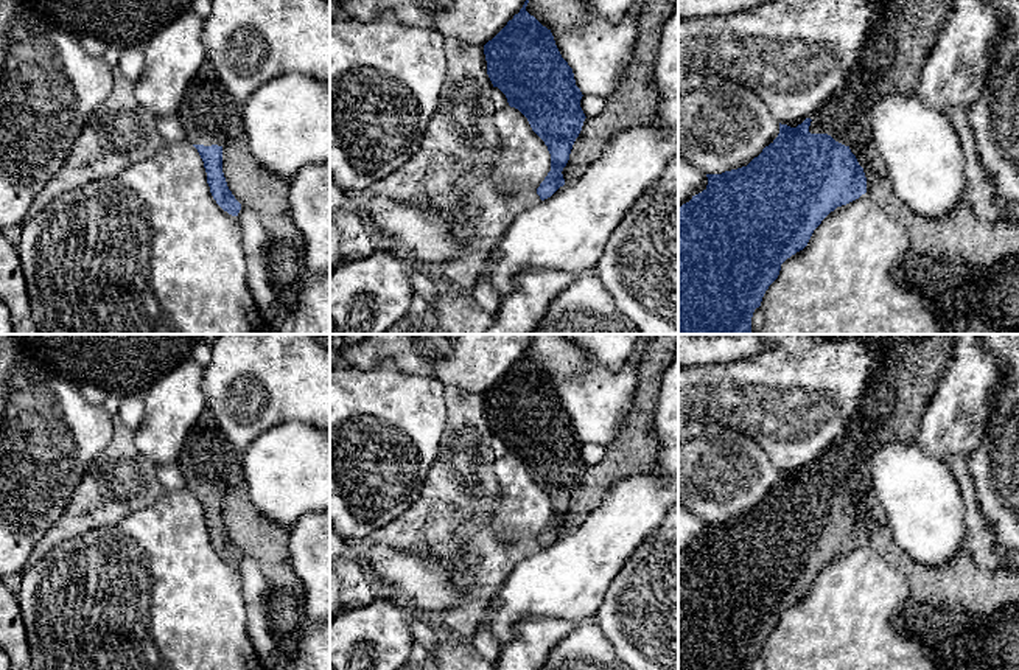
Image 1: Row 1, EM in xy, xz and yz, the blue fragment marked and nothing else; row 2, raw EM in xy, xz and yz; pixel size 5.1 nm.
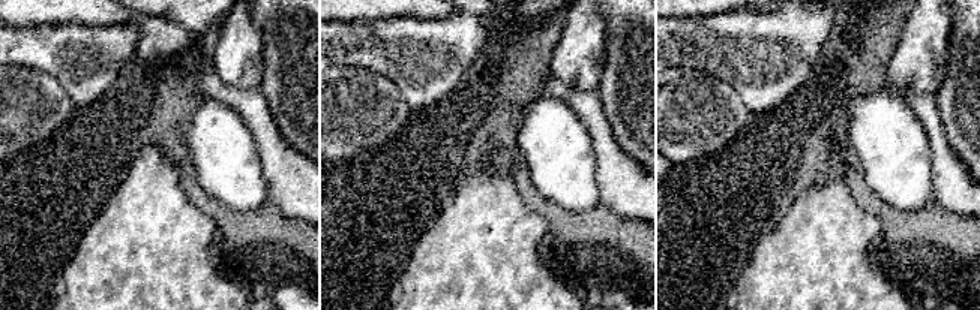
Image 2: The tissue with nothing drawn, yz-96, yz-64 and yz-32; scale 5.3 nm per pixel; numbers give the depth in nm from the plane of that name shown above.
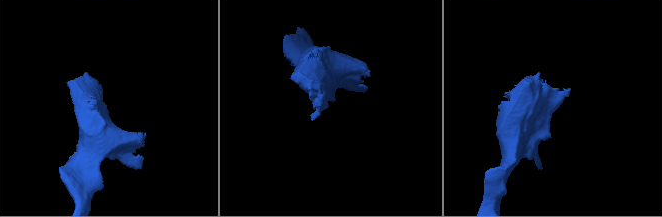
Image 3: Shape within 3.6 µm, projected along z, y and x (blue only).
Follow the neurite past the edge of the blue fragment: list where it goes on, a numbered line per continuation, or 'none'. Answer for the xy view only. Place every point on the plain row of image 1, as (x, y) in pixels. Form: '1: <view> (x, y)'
1: xy (206, 459)

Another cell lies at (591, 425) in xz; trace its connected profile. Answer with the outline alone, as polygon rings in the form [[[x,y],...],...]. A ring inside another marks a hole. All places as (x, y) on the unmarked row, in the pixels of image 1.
[[[531,334],[526,359],[552,381],[562,406],[573,417],[576,434],[582,443],[596,443],[607,448],[625,424],[633,404],[638,365],[650,339],[652,334],[641,334],[633,354],[621,370],[597,365],[587,353],[576,348],[560,334]]]

